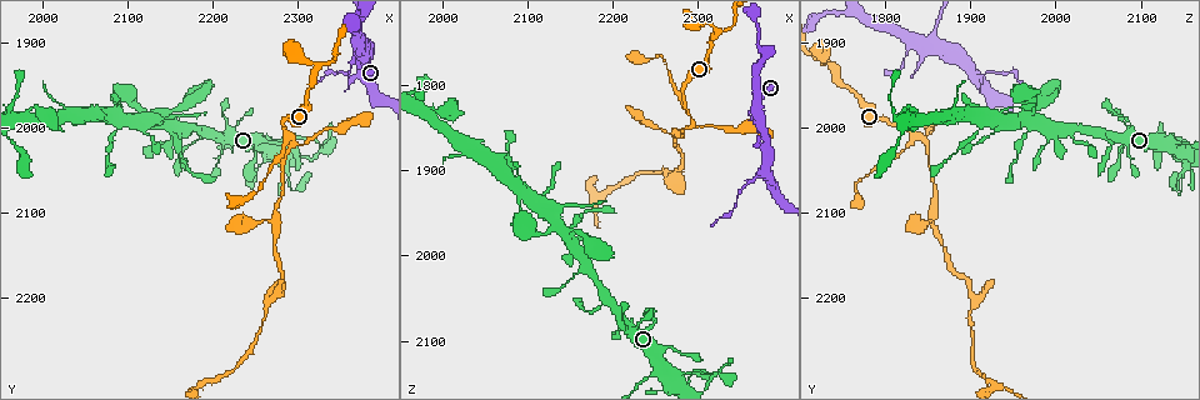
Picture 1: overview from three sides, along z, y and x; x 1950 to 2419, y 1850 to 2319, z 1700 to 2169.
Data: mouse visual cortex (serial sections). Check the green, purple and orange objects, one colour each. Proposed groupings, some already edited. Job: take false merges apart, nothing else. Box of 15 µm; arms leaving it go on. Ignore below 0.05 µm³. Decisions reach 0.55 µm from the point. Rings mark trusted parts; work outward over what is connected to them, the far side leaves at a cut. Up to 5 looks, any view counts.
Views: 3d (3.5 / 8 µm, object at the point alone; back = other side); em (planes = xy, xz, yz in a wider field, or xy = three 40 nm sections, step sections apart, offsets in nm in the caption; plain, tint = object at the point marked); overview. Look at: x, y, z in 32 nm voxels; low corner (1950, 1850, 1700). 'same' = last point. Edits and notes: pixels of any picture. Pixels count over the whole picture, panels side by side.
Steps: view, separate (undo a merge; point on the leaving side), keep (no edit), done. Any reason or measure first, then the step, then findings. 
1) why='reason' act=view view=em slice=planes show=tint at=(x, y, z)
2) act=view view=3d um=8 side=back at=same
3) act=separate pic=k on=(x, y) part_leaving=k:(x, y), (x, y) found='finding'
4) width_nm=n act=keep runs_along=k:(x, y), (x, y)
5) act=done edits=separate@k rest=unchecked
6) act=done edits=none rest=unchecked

why='three-way junction' act=view view=3d um=3.5 at=(2290, 2000, 1830)

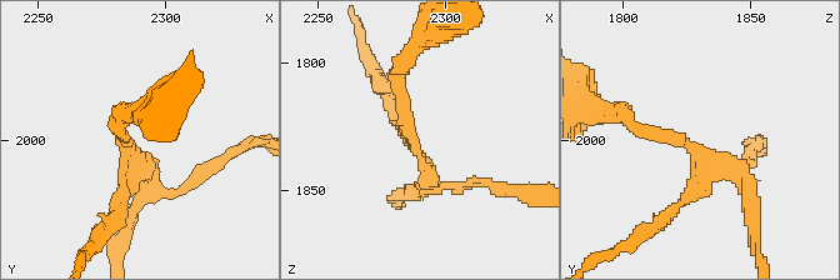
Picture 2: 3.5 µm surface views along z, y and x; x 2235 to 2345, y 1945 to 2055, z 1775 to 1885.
act=view view=em slice=xy step=5 show=tint at=(2286, 2003, 1829)

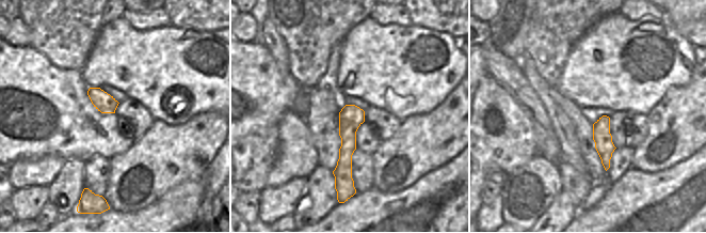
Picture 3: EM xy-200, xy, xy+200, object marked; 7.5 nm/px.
act=keep runs_along=2:(624, 115), (718, 156), (749, 191) found='one cell here'

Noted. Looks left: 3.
why='abrupt turn' act=view view=3d um=3.5 at=(2275, 2200, 1905)

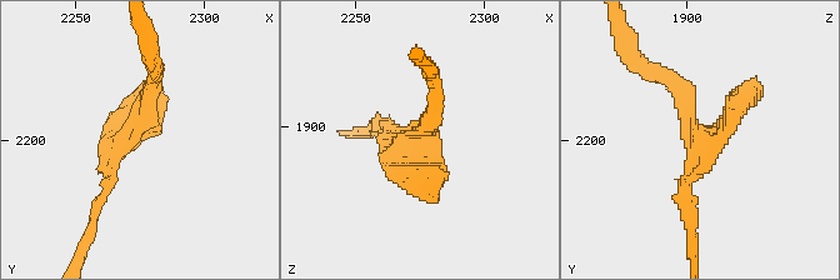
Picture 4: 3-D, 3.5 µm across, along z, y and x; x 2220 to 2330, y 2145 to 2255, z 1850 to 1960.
why='shape alone is not enough' act=view view=em slice=xy step=5 show=tint at=(2271, 2200, 1906)

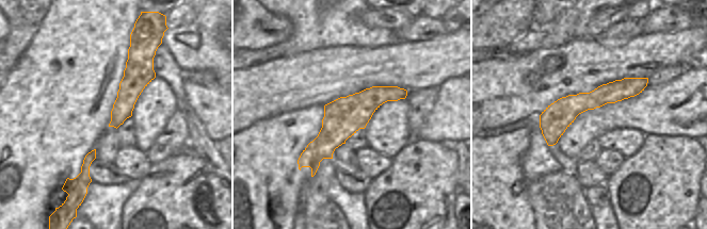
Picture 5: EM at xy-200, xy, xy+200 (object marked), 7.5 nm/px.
act=keep runs_along=5:(404, 93), (368, 100), (301, 162) found='one cell here'

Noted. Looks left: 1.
act=done edits=none rest=unchecked

